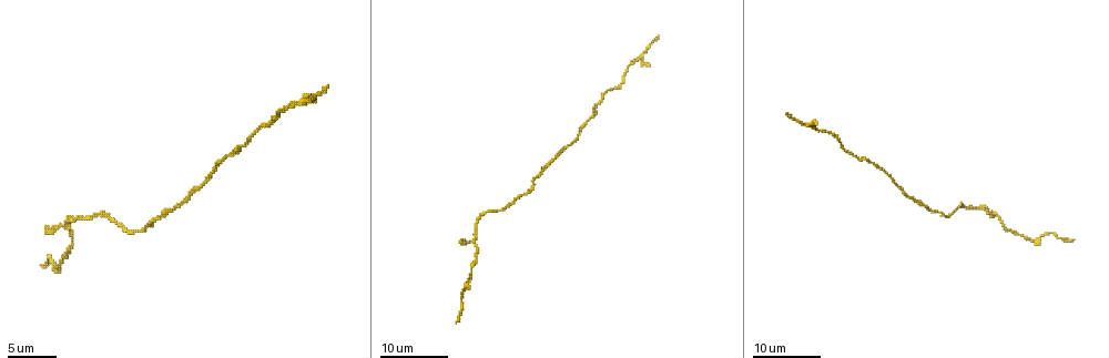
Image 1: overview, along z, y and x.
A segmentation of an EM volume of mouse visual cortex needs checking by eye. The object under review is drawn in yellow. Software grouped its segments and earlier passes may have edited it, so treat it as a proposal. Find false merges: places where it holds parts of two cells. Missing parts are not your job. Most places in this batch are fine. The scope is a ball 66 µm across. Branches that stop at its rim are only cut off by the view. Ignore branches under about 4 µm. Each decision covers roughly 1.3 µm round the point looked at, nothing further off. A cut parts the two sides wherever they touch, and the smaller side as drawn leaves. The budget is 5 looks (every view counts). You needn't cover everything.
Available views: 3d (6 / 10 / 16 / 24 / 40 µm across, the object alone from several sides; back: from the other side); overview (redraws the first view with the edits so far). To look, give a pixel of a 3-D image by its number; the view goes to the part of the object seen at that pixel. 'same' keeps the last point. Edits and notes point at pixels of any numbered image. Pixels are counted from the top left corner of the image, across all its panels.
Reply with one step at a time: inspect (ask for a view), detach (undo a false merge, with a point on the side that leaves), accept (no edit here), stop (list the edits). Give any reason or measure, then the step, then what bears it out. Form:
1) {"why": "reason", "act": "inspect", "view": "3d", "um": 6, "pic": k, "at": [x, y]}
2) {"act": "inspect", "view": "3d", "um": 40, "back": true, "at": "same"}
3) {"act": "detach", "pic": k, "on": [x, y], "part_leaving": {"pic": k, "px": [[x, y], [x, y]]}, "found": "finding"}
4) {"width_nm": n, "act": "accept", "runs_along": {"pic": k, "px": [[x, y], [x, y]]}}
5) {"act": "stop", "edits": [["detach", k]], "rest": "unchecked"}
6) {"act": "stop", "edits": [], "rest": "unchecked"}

{"act": "inspect", "view": "3d", "um": 16, "pic": 1, "at": [158, 219]}

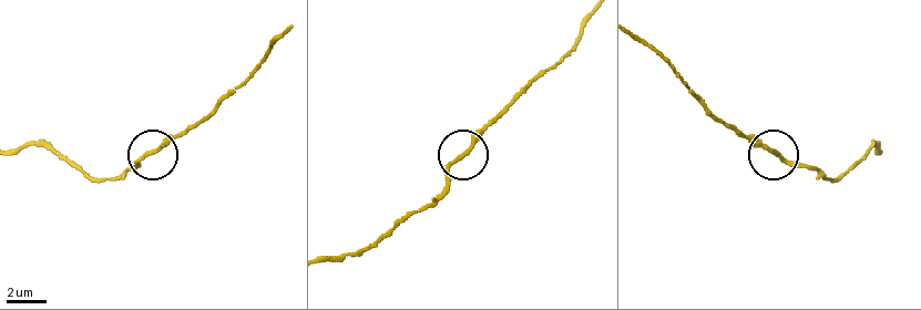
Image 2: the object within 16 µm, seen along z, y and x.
{"act": "inspect", "view": "3d", "um": 10, "pic": 2, "at": [154, 153]}

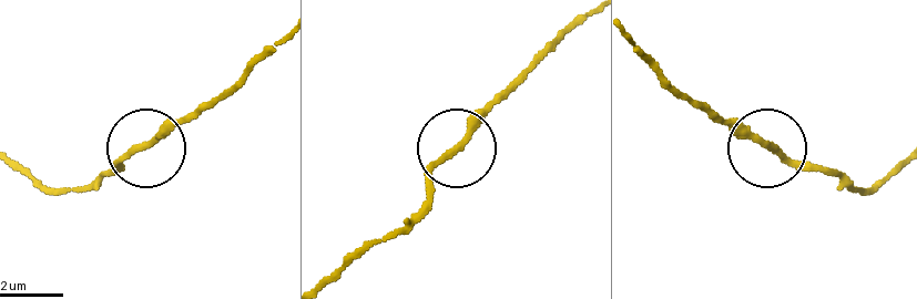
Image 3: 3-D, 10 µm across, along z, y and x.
{"act": "accept", "runs_along": {"pic": 3, "px": [[768, 142], [839, 176]]}, "found": "one cell here"}

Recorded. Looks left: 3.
{"why": "sudden change in width", "act": "inspect", "view": "3d", "um": 16, "pic": 1, "at": [261, 125]}

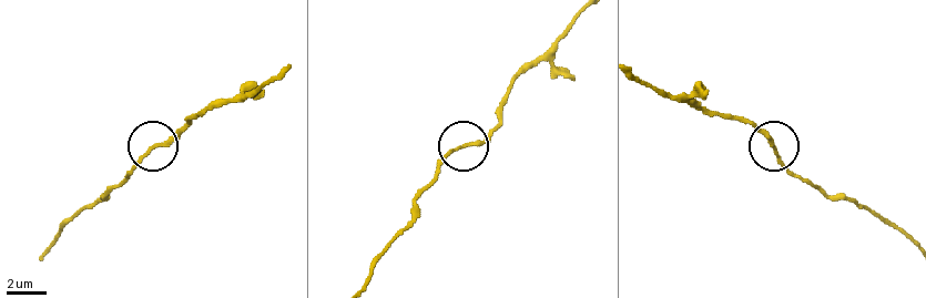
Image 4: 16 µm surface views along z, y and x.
{"act": "inspect", "view": "3d", "um": 6, "pic": 4, "at": [466, 145]}

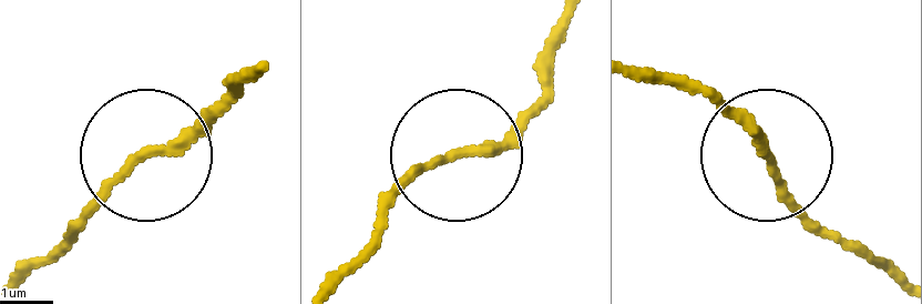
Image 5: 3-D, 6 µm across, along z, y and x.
{"act": "accept", "runs_along": {"pic": 5, "px": [[893, 277], [788, 198], [713, 97]]}, "found": "all the same cell"}

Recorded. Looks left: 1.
{"act": "stop", "edits": [], "rest": "unchecked"}

